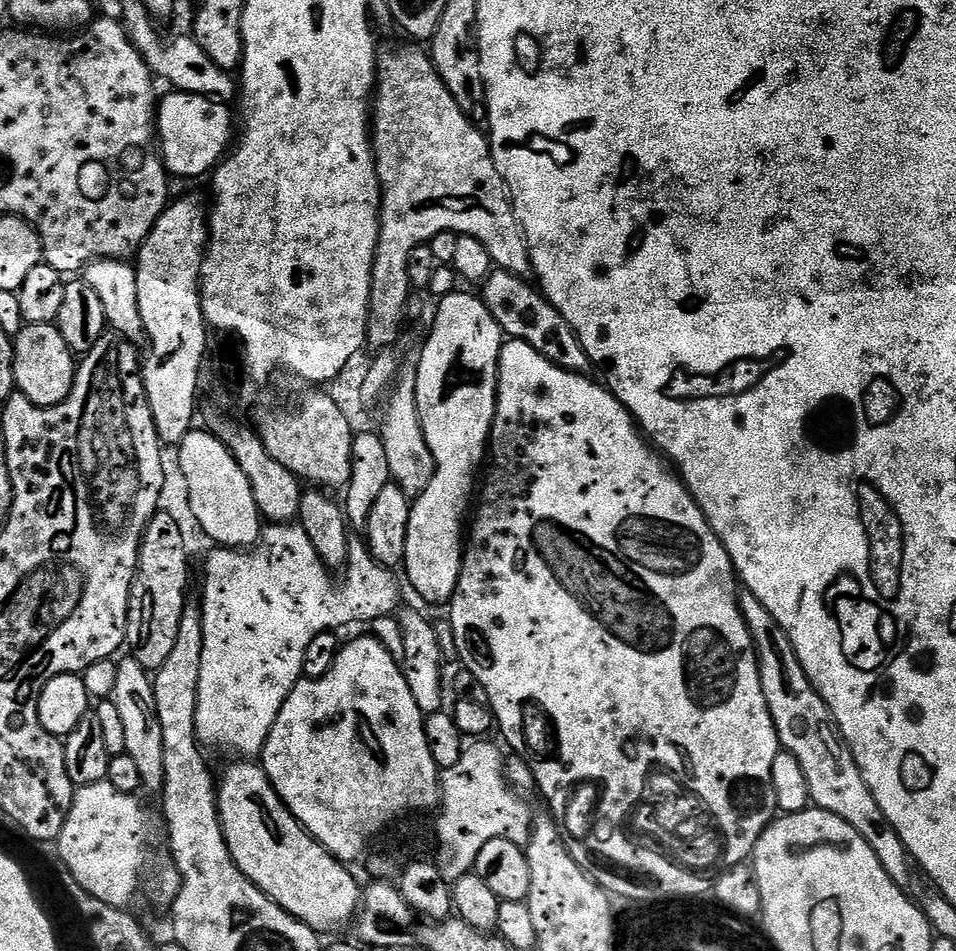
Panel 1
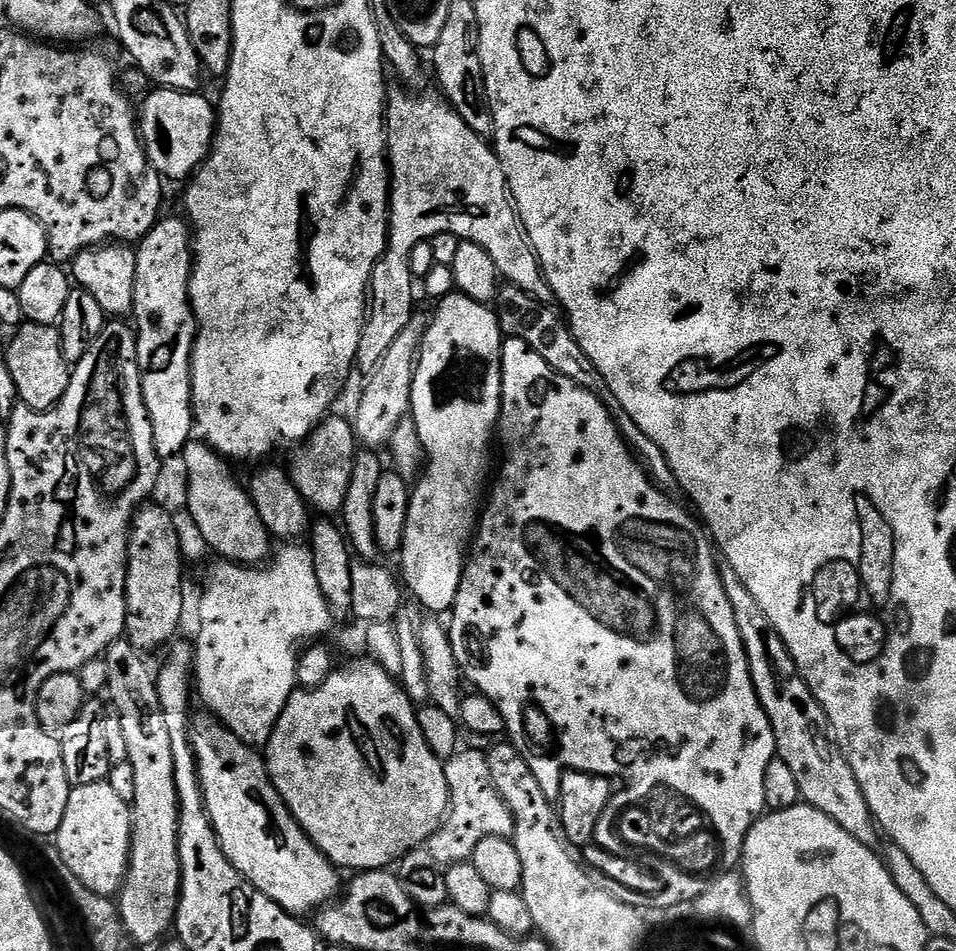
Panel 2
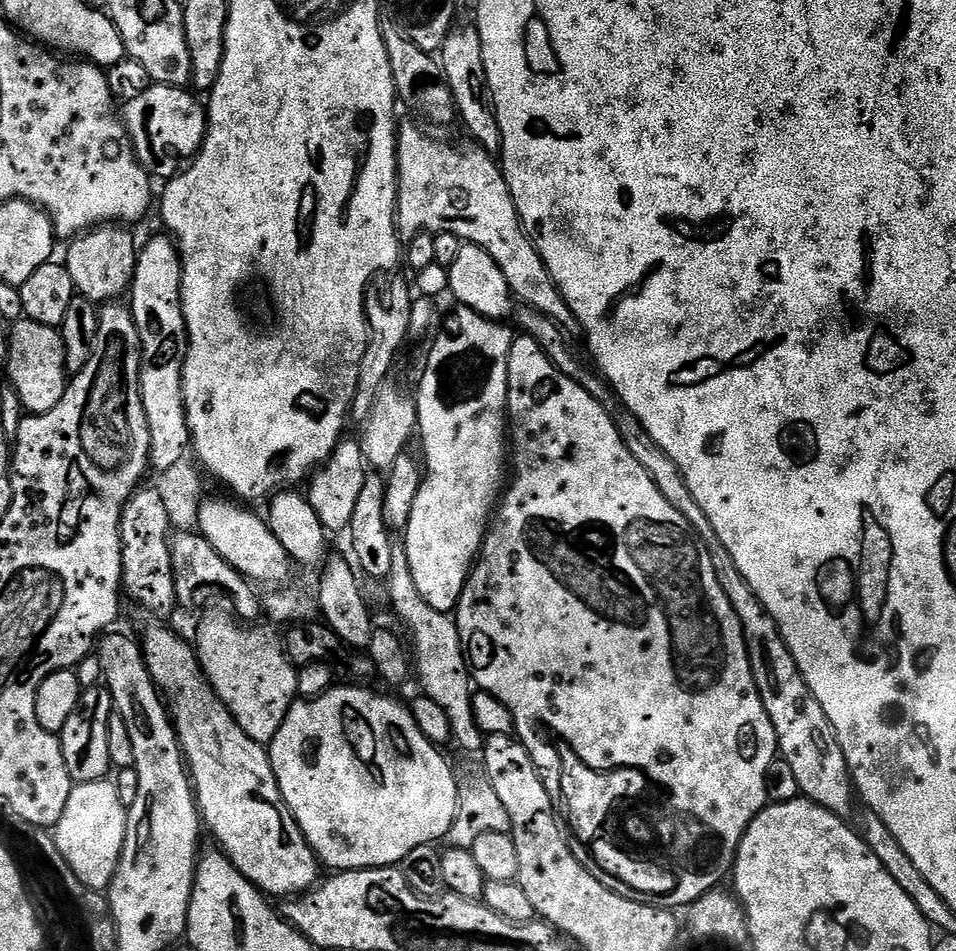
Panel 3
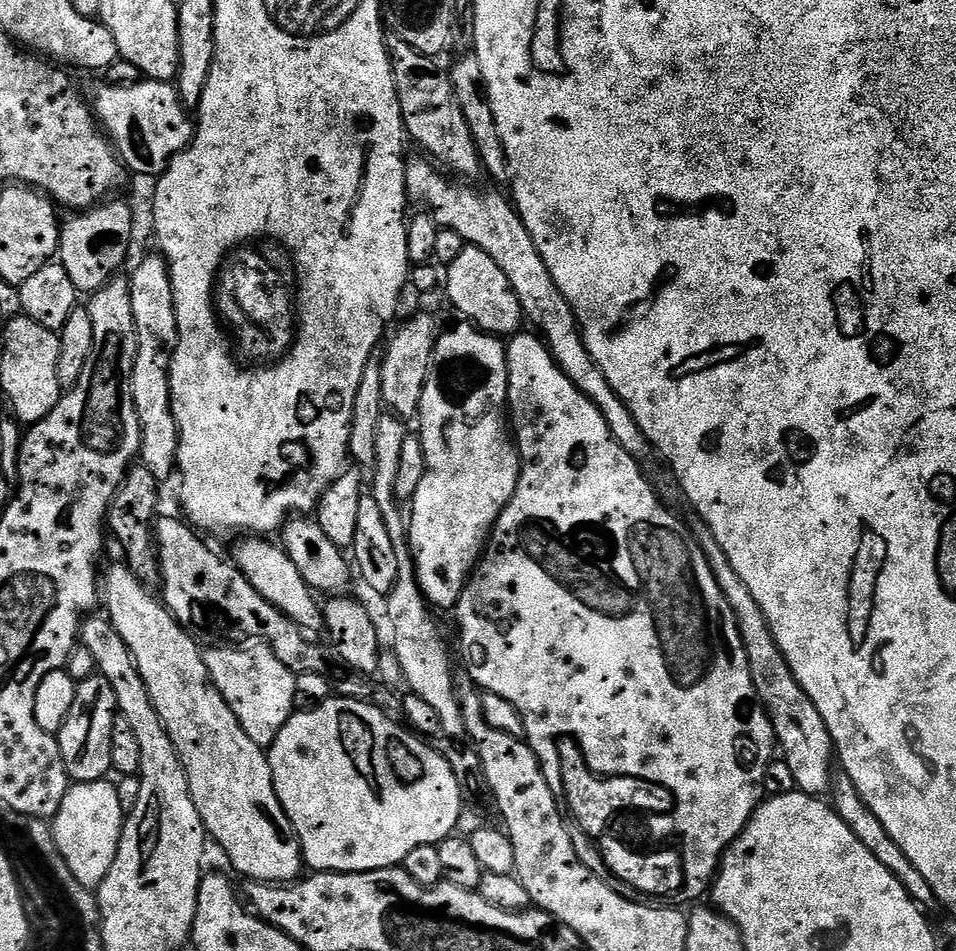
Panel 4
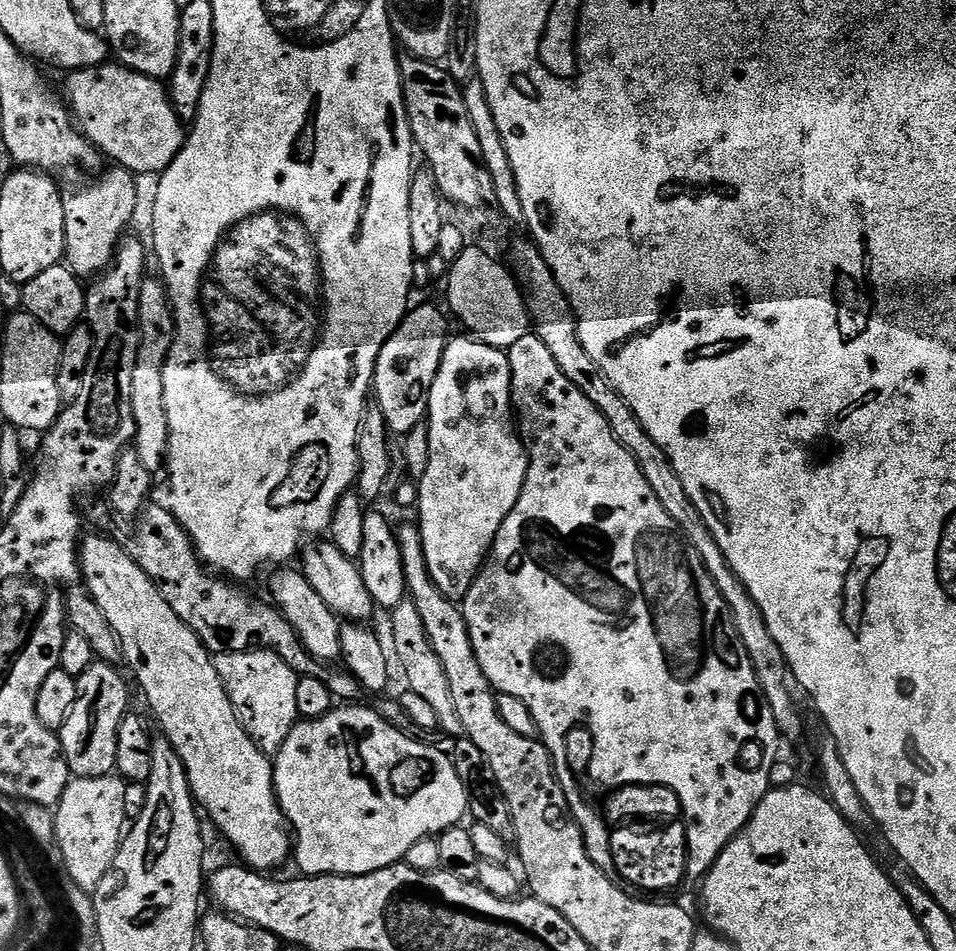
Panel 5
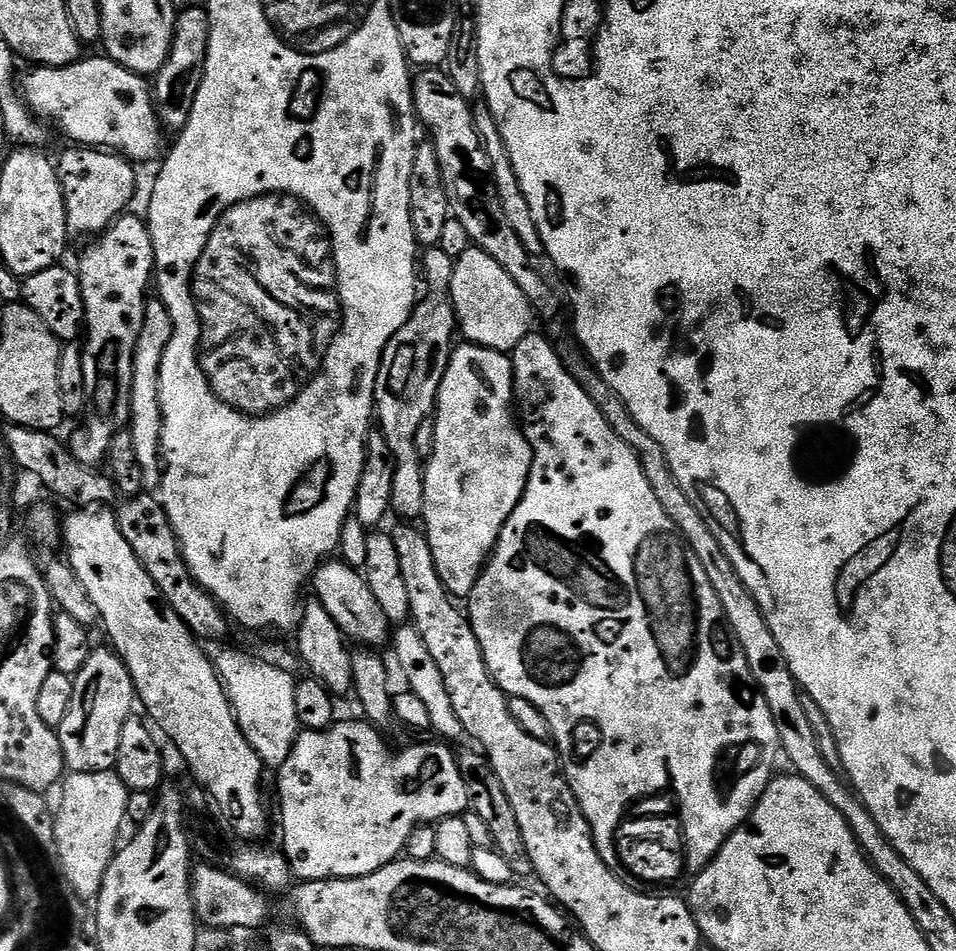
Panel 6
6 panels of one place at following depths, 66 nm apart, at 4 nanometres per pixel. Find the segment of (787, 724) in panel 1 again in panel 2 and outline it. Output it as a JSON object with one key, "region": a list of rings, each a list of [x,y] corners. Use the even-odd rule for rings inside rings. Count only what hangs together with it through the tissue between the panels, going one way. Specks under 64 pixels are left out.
{"region":[[[721,567],[720,577],[726,590],[726,598],[730,598],[730,607],[734,610],[738,634],[742,634],[742,646],[746,650],[754,690],[774,730],[776,756],[794,774],[800,791],[799,799],[822,810],[822,814],[834,818],[834,822],[838,822],[838,826],[842,826],[846,834],[854,834],[854,838],[858,838],[862,846],[879,849],[882,833],[858,786],[858,778],[854,778],[850,762],[846,762],[844,751],[833,737],[832,723],[828,721],[827,714],[816,701],[816,695],[810,690],[810,686],[806,686],[806,682],[800,677],[800,671],[786,642],[782,642],[782,634],[774,630],[770,618],[766,618],[766,610],[758,606],[754,594],[746,590],[746,582],[738,578],[733,568]]]}

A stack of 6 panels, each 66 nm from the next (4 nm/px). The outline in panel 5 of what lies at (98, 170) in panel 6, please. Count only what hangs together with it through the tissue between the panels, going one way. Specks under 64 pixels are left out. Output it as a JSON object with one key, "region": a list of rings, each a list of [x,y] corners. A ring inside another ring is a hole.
{"region":[[[112,166],[112,169],[101,180],[96,180],[93,184],[88,184],[85,188],[64,196],[64,260],[75,276],[95,278],[116,259],[116,250],[126,236],[124,231],[127,230],[128,223],[136,216],[136,203],[140,200],[136,180],[137,177],[127,168]]]}

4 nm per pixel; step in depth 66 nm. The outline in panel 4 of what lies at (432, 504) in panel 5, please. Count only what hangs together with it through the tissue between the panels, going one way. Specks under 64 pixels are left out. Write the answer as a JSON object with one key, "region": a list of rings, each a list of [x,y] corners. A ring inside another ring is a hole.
{"region":[[[460,322],[457,328],[436,341],[432,370],[422,394],[418,435],[426,454],[426,474],[412,495],[408,543],[416,563],[418,583],[433,607],[455,609],[462,598],[468,577],[480,562],[497,518],[516,493],[520,481],[520,453],[510,435],[508,407],[508,354],[506,344],[491,332],[481,332],[471,322]]]}

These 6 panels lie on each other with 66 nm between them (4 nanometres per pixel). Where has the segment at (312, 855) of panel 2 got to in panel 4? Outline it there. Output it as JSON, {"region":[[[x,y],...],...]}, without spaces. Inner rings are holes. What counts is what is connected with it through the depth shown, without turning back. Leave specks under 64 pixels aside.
{"region":[[[123,563],[114,565],[105,576],[103,573],[102,588],[108,591],[106,615],[118,634],[122,634],[122,642],[130,646],[138,674],[142,674],[142,682],[146,682],[150,702],[154,702],[154,710],[158,710],[158,718],[164,723],[166,734],[170,734],[170,742],[174,742],[174,750],[188,776],[188,789],[204,823],[205,833],[220,843],[229,862],[242,875],[248,876],[244,878],[249,881],[273,886],[295,881],[301,875],[300,868],[305,867],[304,854],[300,851],[294,826],[274,790],[265,749],[257,746],[250,734],[242,730],[234,710],[226,698],[222,698],[218,686],[214,686],[204,661],[204,652],[196,645],[193,633],[178,623],[163,603],[157,597],[155,600],[145,584]]]}

